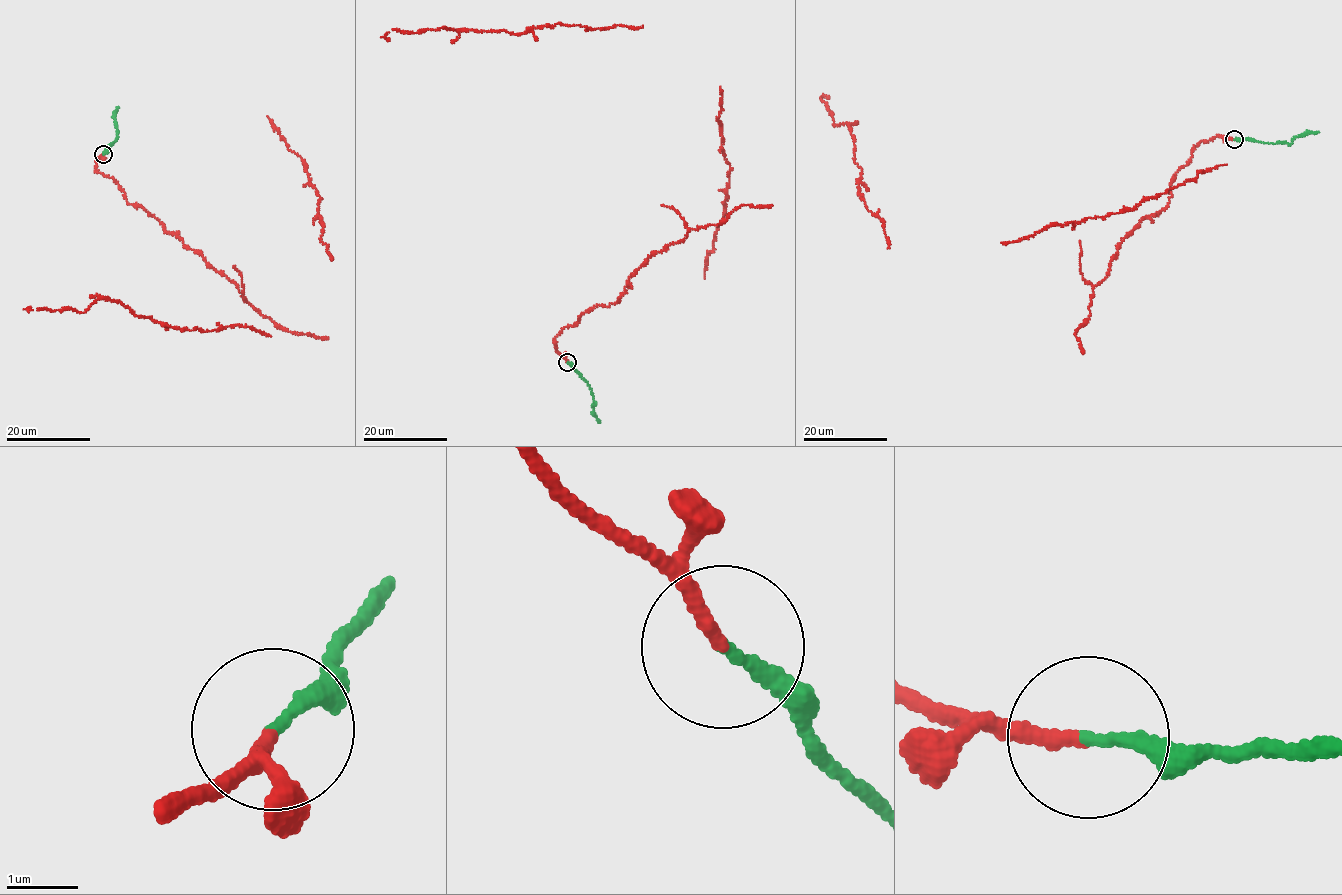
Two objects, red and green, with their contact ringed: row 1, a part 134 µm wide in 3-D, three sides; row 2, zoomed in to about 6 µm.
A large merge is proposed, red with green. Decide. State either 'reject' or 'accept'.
reject

